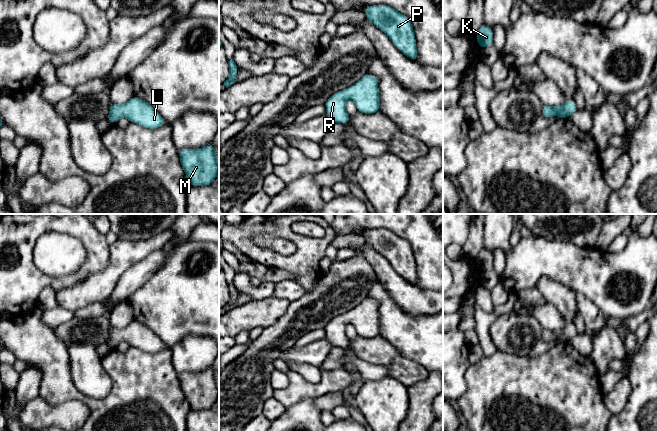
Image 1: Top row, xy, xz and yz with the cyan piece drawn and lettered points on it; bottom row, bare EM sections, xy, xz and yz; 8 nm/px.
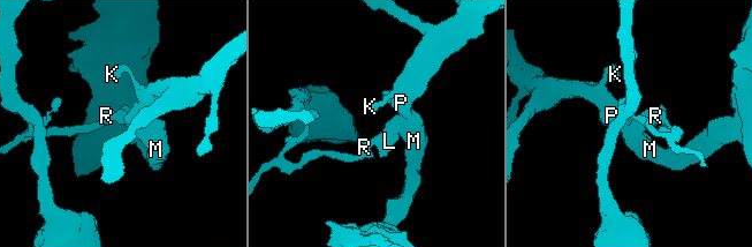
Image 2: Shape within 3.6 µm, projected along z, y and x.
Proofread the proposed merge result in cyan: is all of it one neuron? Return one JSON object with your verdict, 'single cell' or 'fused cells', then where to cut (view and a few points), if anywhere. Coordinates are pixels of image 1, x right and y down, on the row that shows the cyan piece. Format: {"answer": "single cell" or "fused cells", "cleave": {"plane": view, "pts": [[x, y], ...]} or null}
{"answer": "single cell", "cleave": null}

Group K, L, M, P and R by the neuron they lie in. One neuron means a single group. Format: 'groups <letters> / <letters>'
groups K L M P R

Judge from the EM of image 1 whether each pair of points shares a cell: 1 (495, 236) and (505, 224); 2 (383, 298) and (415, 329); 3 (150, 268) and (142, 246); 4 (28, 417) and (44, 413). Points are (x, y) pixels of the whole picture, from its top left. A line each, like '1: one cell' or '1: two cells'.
1: one cell
2: one cell
3: two cells
4: one cell

